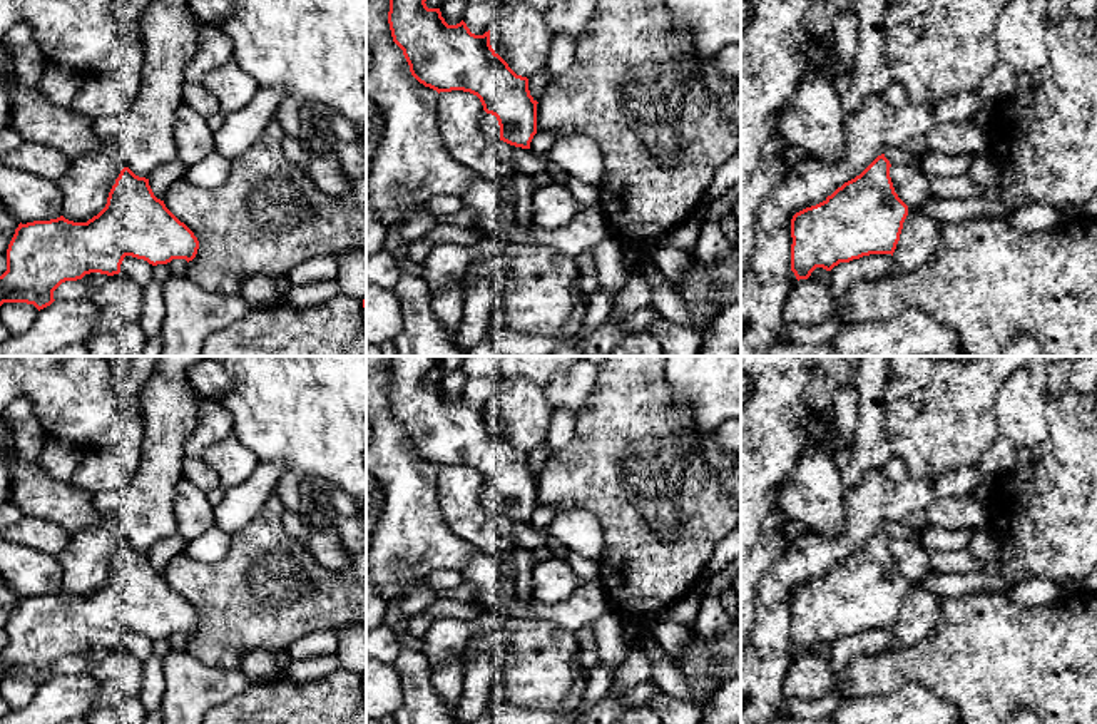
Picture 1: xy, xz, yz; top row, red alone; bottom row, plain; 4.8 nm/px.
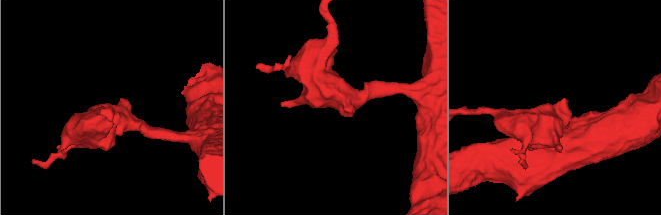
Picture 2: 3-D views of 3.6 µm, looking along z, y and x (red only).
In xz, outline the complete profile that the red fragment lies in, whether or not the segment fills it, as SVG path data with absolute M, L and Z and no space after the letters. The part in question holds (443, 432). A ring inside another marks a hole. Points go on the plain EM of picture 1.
M393 356L388 363L388 398L393 416L403 425L411 450L433 465L463 465L477 470L483 480L482 505L488 518L500 515L530 523L537 508L537 475L530 470L528 453L517 450L508 438L492 423L490 405L483 410L470 406L462 395L448 400L440 383L428 383L426 373L440 365L440 356Z

